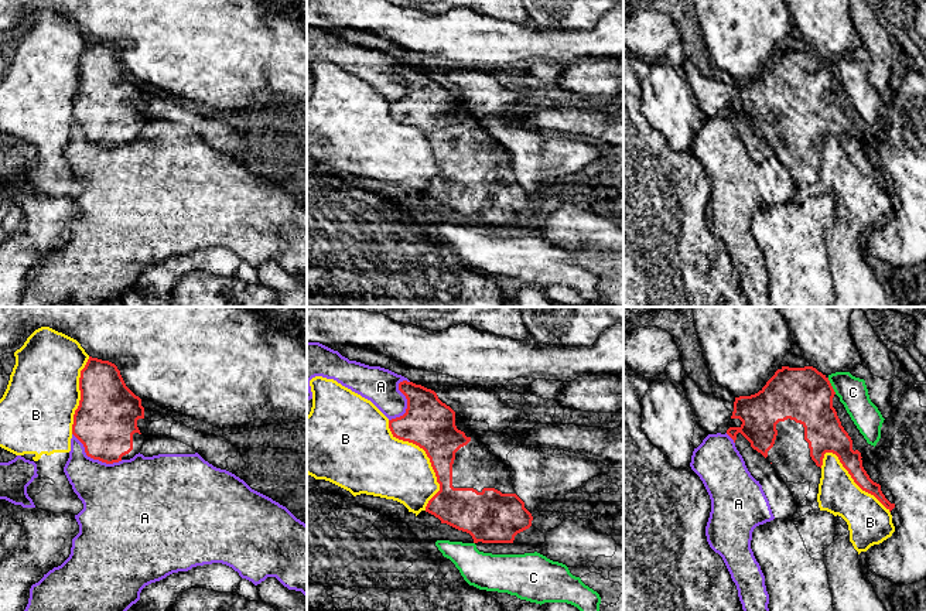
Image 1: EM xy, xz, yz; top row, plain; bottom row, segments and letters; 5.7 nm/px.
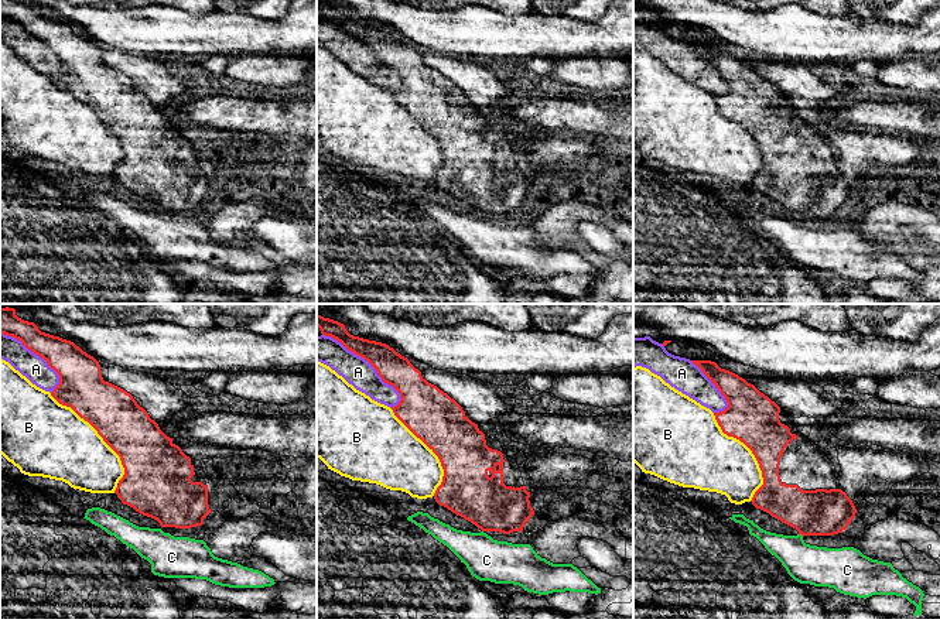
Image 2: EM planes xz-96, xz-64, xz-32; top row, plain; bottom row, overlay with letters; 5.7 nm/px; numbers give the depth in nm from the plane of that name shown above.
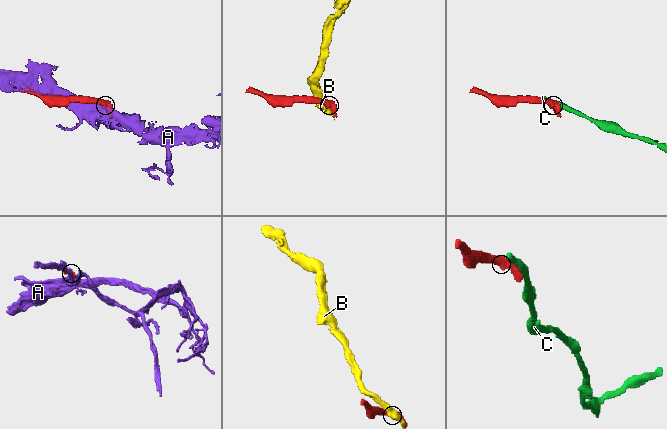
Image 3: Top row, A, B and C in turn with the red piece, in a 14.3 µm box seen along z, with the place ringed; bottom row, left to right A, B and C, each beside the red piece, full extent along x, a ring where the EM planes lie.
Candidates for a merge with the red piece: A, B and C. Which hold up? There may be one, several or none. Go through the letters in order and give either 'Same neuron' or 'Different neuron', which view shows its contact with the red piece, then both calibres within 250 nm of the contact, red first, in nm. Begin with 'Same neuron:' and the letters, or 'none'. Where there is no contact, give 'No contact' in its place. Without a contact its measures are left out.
Same neuron: none
A: Different neuron. Touches red in xy. Thickness 360 nm (red) against 380 nm
B: Different neuron. Touches red in xz. Thickness 280 nm (red) against 340 nm
C: Different neuron. Touches red in yz. Thickness 320 nm (red) against 170 nm

